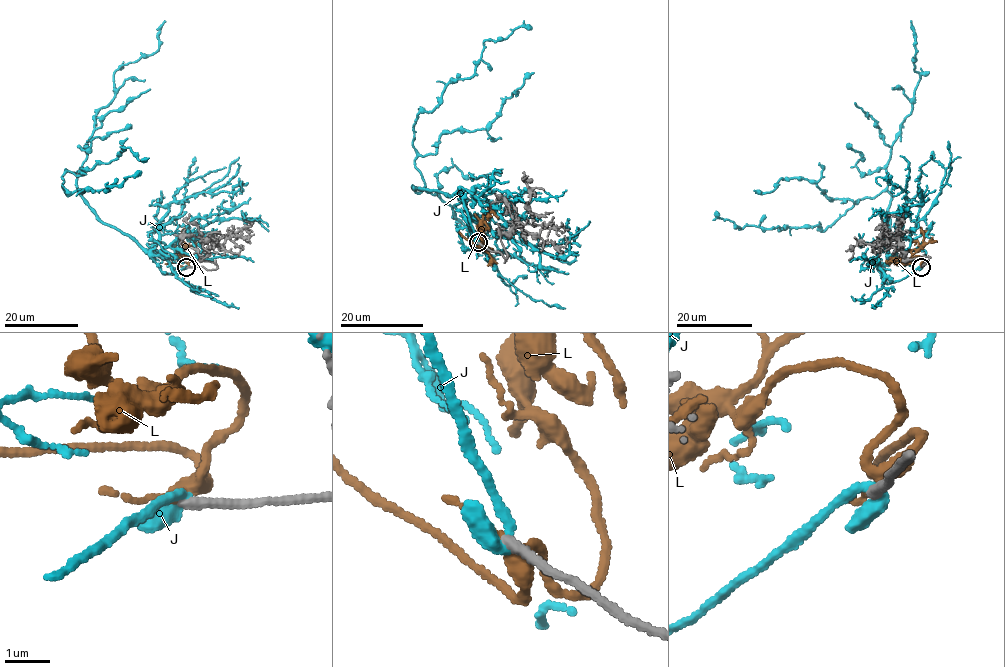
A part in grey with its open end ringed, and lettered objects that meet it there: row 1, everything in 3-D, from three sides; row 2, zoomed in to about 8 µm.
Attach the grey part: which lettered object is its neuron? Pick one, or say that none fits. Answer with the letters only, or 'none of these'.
L

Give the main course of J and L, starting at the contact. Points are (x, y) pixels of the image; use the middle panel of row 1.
J: (478, 243), (459, 188), (412, 188), (425, 183), (412, 129), (448, 83), (470, 78), (485, 40), (531, 28)
L: (479, 243), (484, 248), (487, 246), (486, 237), (480, 230), (484, 249), (489, 248), (486, 256)

